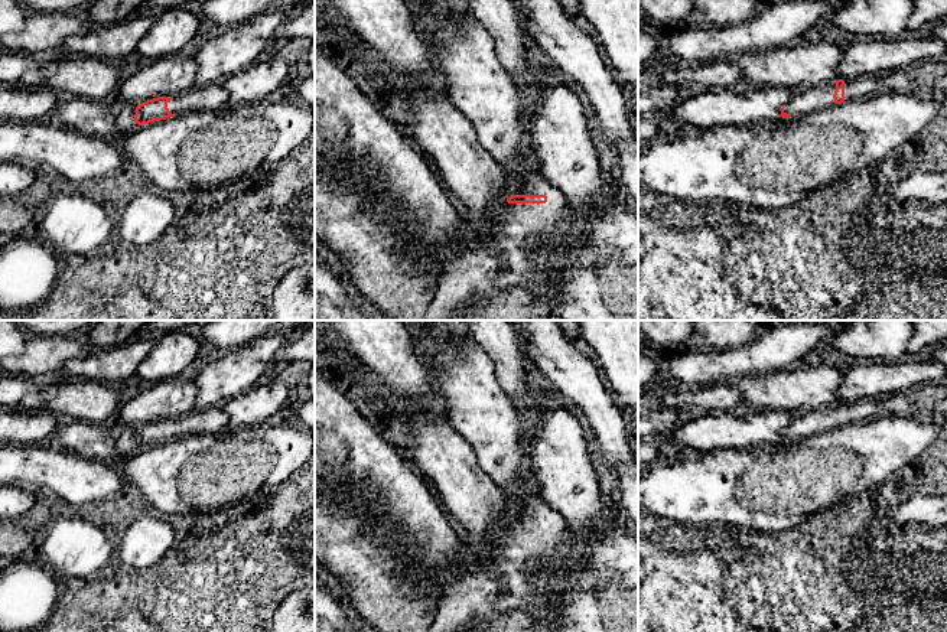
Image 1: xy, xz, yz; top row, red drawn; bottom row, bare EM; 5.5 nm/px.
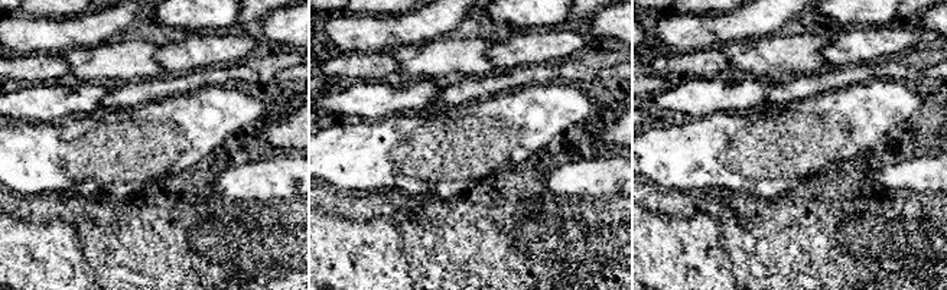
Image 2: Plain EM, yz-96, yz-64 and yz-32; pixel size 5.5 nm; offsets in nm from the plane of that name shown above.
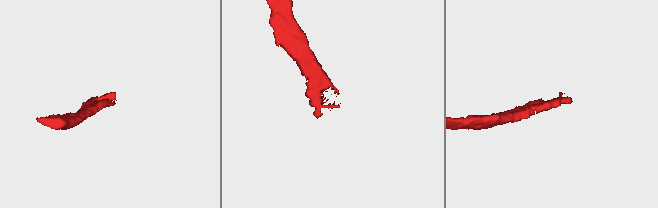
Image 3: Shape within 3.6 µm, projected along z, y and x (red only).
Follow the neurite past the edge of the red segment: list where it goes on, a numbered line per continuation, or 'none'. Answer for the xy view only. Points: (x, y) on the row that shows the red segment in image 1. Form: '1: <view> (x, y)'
1: xy (207, 98)

